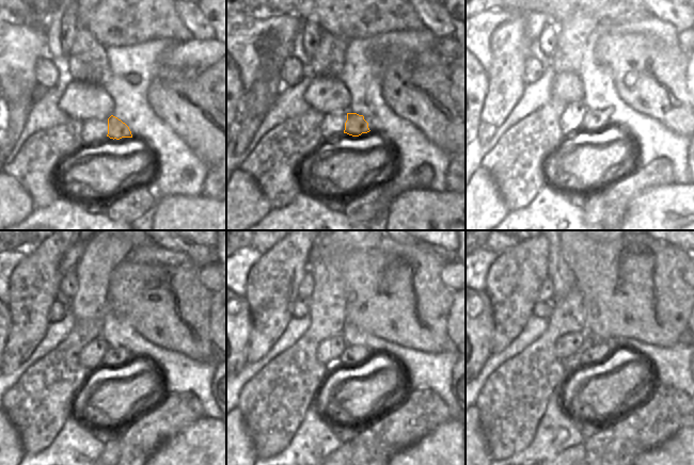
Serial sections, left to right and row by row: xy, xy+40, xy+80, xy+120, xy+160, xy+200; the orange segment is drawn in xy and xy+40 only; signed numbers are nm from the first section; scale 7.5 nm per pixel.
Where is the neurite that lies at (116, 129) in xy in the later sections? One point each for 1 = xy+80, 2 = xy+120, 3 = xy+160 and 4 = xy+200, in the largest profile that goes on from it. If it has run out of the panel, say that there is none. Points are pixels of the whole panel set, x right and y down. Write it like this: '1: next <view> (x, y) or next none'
1: next xy+80 (594, 119)
2: next xy+120 (114, 357)
3: next xy+160 (353, 356)
4: next xy+200 (595, 357)

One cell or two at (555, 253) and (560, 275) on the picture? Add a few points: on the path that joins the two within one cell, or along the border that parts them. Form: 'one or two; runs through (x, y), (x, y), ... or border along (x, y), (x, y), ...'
one; runs through (556, 258), (557, 270)

